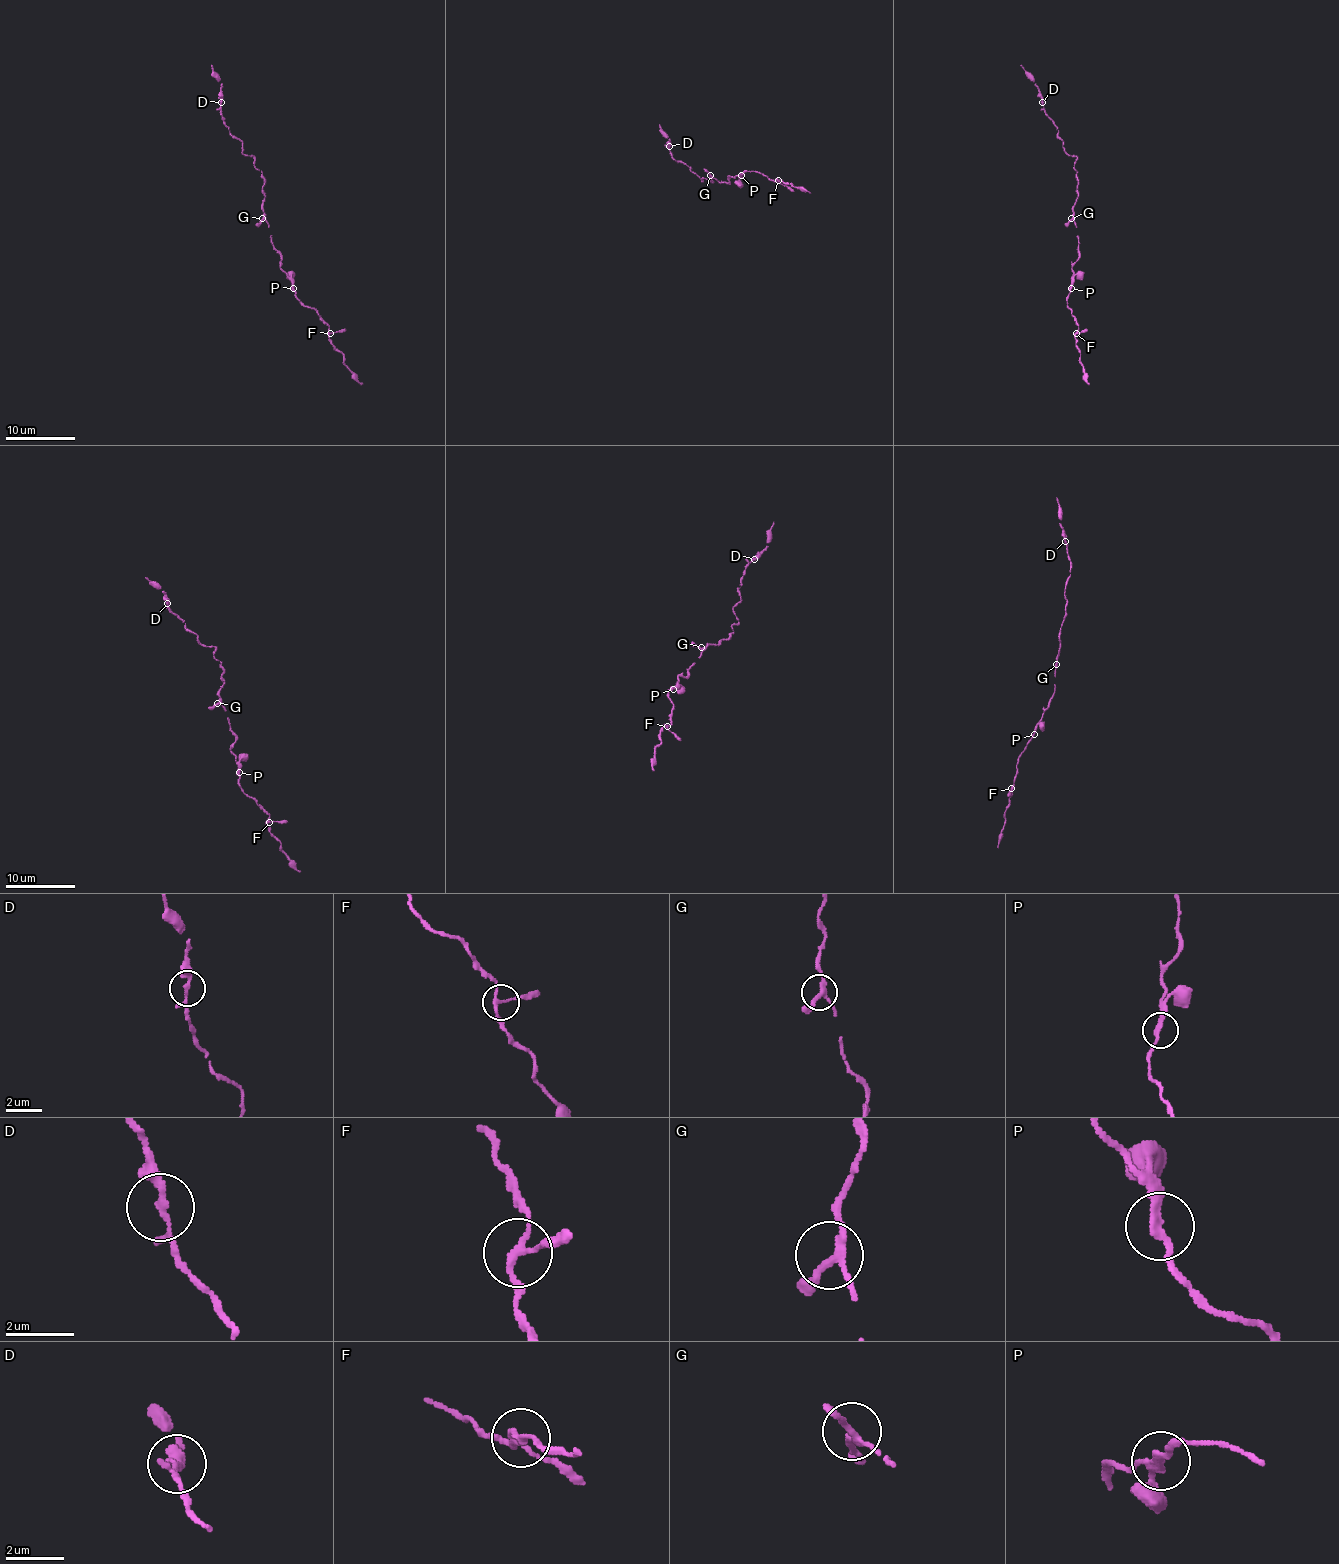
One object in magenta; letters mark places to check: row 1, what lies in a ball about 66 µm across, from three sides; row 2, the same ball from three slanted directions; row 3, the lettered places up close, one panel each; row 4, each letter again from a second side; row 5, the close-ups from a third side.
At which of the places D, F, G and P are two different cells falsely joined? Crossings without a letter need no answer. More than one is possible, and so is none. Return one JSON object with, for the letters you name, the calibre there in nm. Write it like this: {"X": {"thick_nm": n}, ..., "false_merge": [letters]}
{"false_merge": []}

